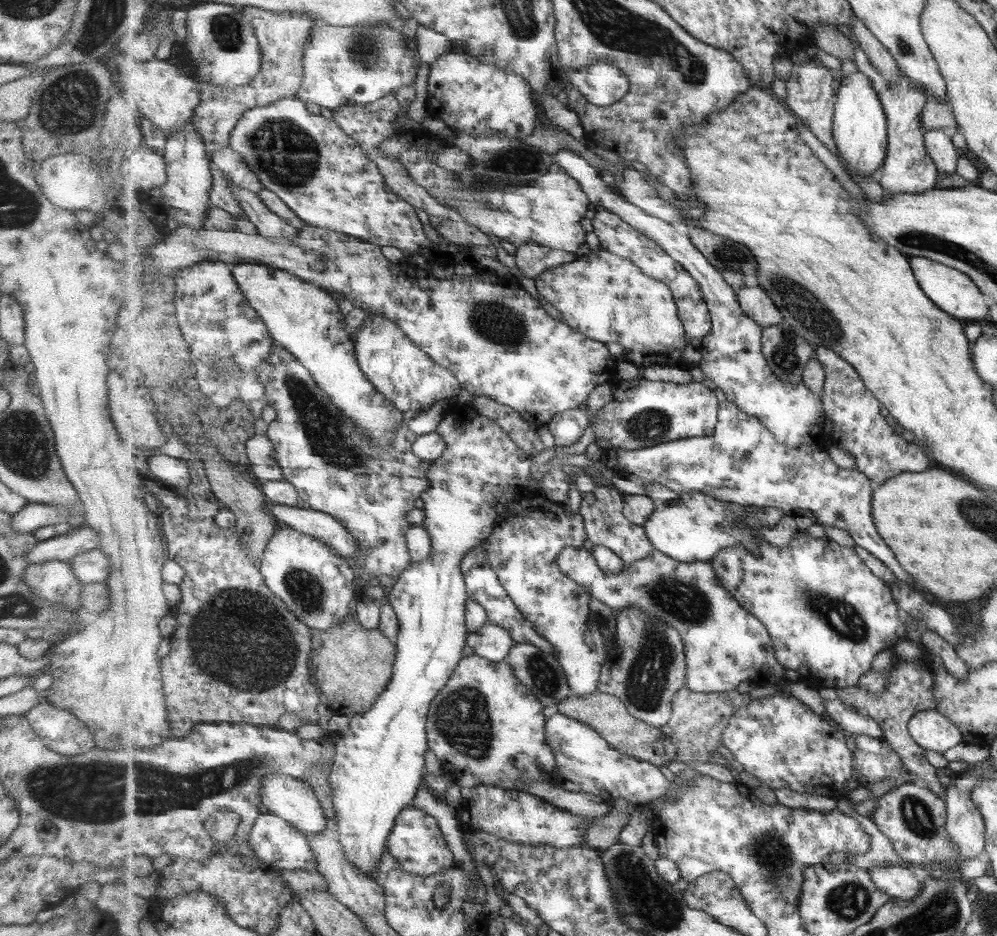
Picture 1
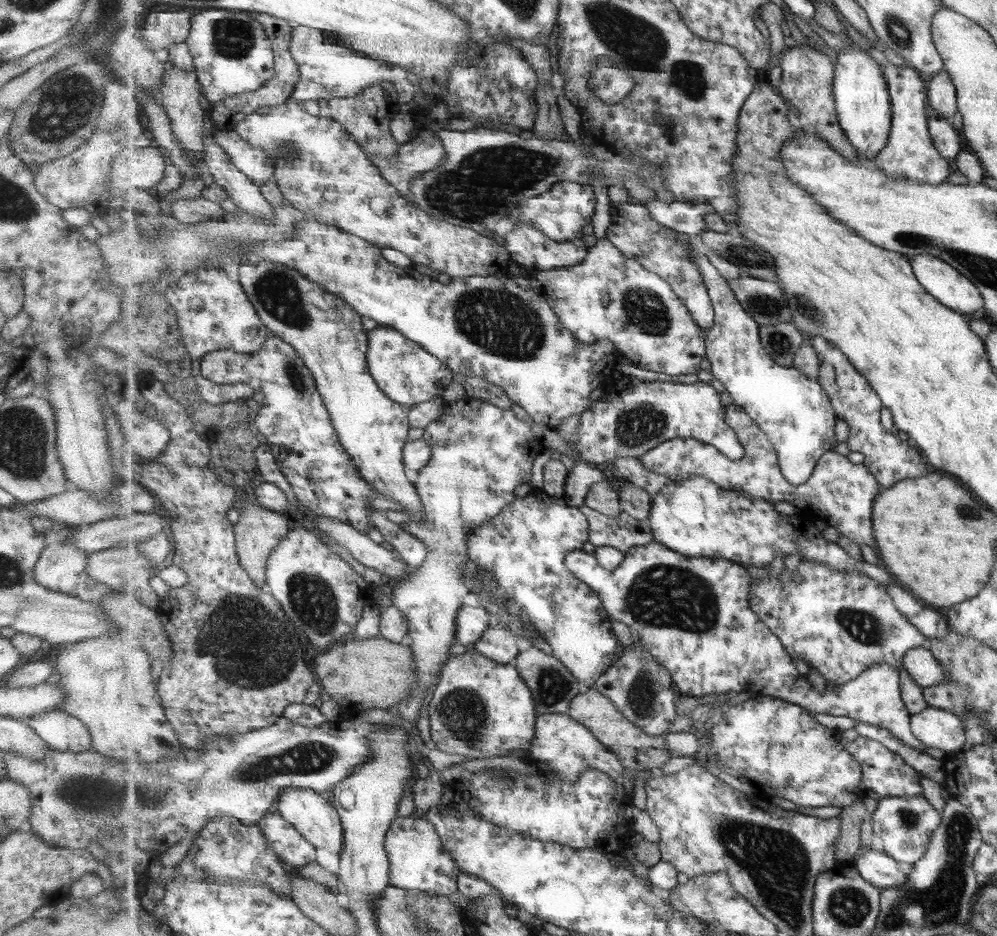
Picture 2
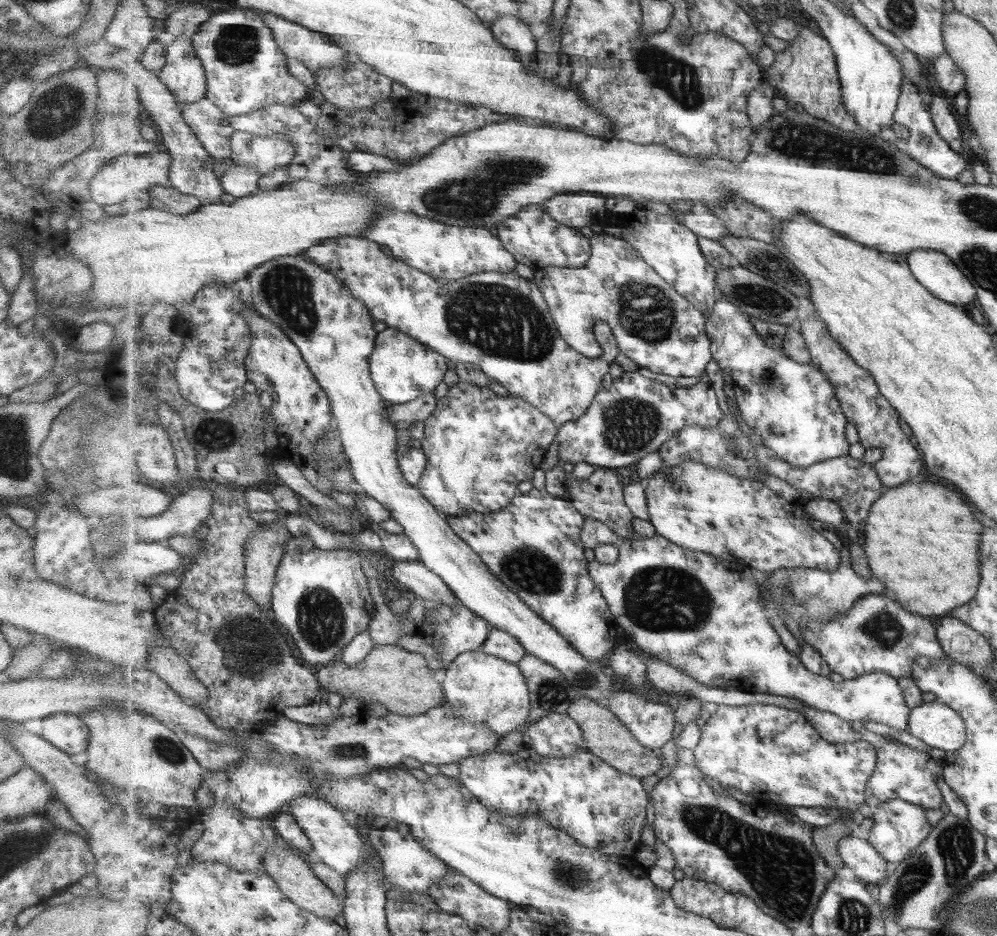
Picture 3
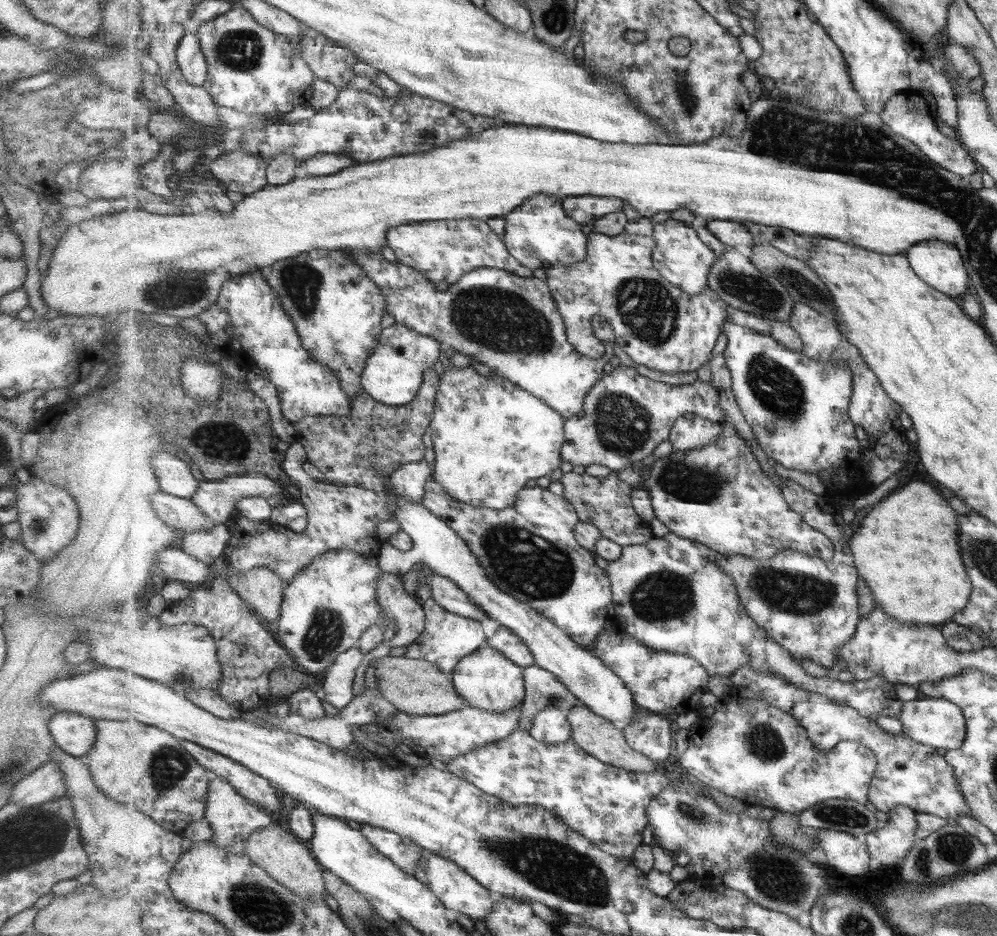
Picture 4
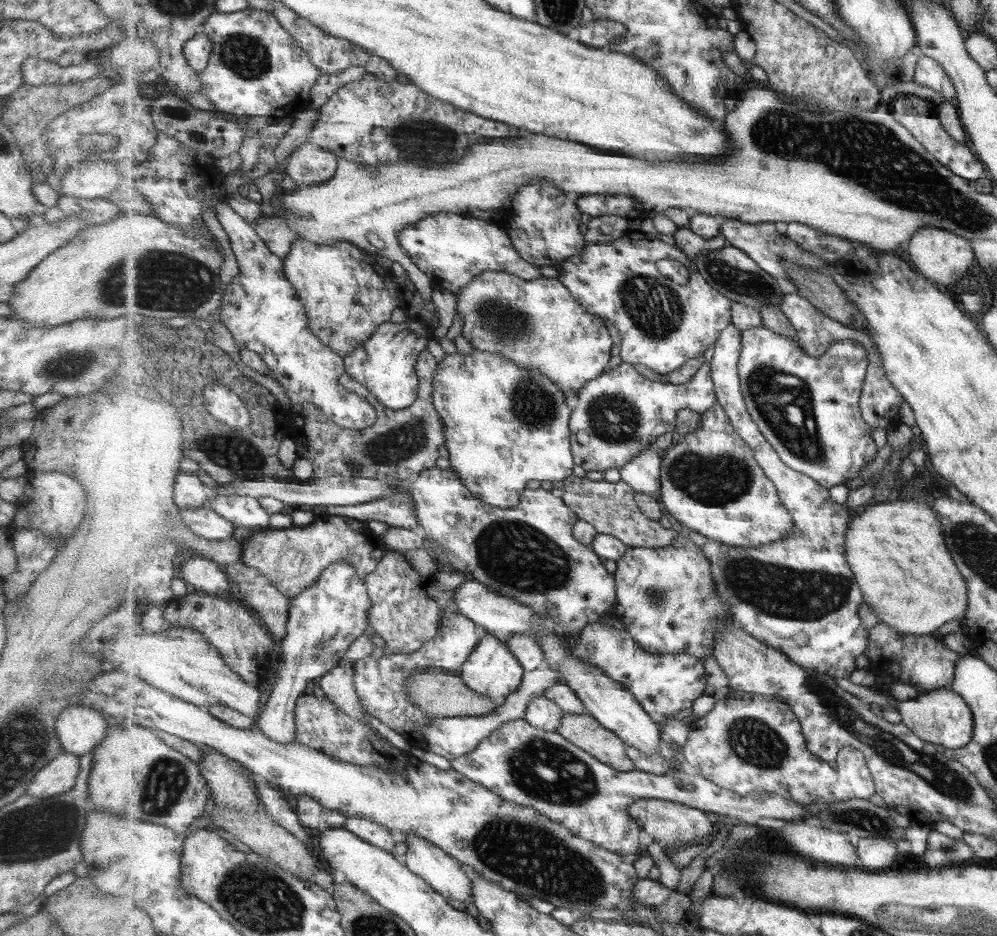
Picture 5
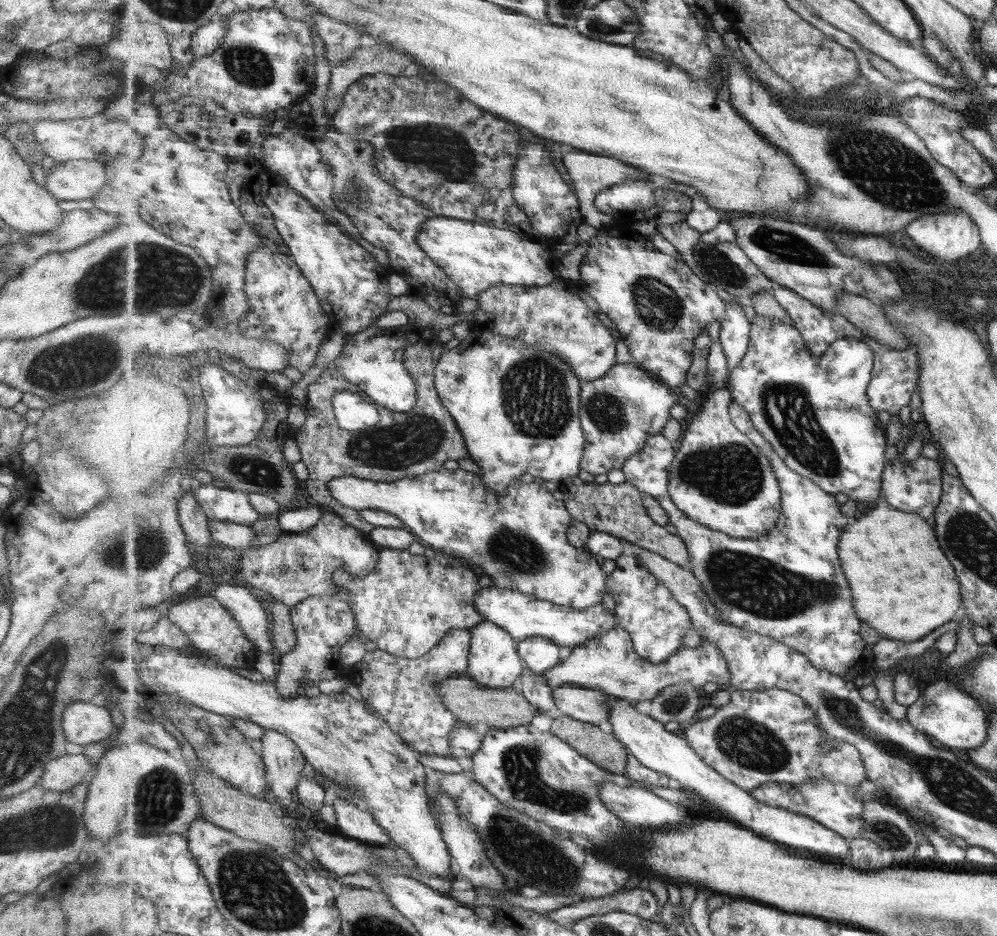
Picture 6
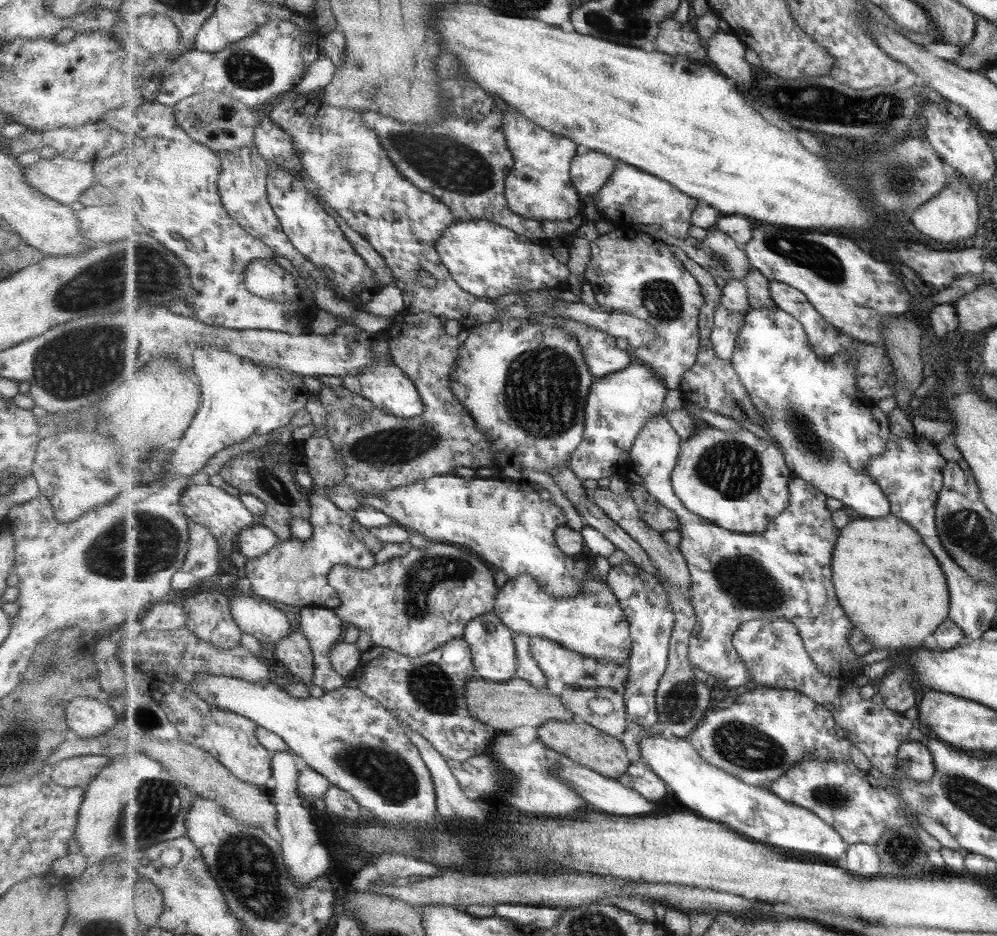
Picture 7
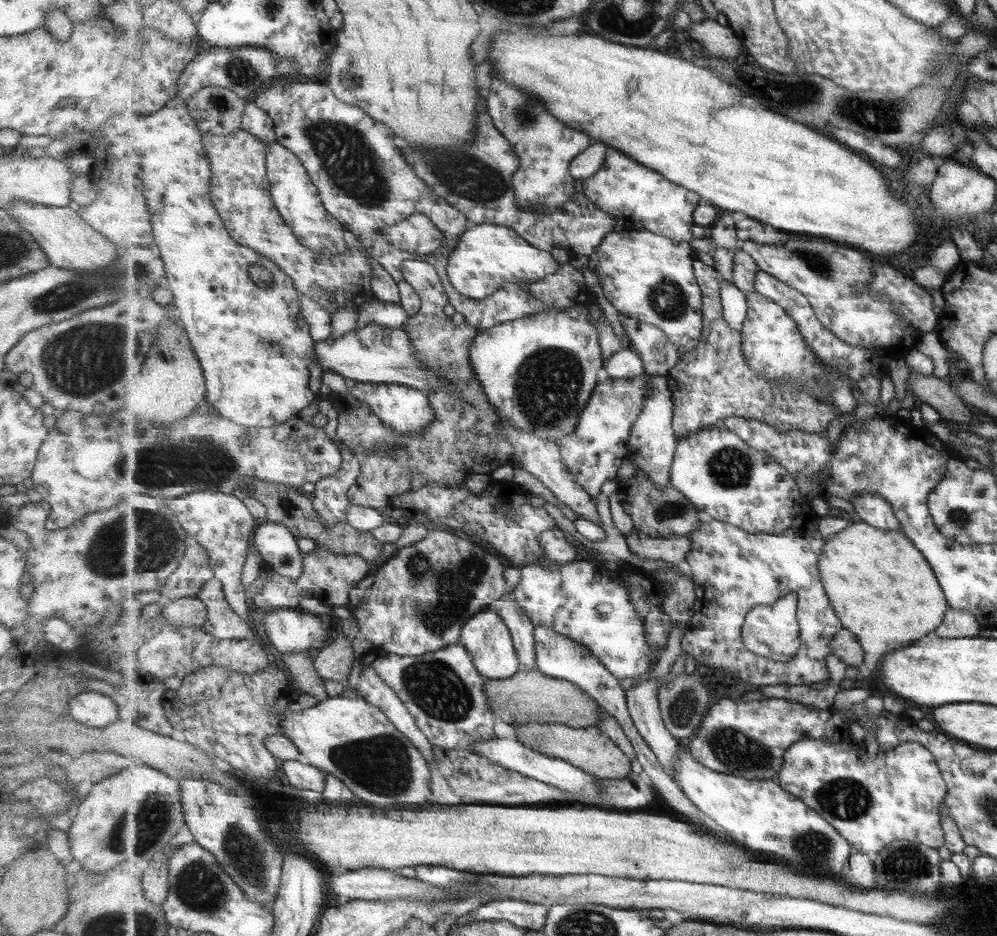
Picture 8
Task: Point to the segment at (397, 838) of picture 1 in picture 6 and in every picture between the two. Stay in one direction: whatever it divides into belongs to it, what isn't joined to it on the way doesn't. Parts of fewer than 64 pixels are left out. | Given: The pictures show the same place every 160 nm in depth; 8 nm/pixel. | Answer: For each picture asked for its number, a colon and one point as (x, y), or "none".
2: (419, 862)
3: (407, 863)
4: (407, 856)
5: (375, 833)
6: (355, 822)

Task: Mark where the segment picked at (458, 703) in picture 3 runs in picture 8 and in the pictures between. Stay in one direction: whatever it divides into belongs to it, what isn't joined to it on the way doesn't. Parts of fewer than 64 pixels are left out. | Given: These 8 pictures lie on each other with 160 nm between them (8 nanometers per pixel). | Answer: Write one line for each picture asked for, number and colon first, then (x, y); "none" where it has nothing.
4: (488, 680)
5: (493, 670)
6: (495, 662)
7: (495, 654)
8: (487, 637)

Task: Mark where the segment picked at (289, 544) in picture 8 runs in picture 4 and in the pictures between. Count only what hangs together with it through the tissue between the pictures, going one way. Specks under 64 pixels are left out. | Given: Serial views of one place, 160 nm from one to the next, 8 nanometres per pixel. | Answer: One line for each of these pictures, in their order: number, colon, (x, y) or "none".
4: (183, 514)
5: (204, 522)
6: (233, 535)
7: (254, 541)

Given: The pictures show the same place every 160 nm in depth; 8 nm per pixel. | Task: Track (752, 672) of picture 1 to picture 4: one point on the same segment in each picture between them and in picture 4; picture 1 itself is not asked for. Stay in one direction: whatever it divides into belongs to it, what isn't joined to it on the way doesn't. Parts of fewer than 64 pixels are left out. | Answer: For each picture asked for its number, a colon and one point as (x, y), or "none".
2: (693, 613)
3: (695, 611)
4: (670, 593)

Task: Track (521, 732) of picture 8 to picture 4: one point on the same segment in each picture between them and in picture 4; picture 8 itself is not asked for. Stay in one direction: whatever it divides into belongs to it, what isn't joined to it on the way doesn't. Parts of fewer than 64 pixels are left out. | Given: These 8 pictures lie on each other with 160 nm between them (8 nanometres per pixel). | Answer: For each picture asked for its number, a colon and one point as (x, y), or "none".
4: (596, 735)
5: (585, 731)
6: (606, 750)
7: (581, 742)

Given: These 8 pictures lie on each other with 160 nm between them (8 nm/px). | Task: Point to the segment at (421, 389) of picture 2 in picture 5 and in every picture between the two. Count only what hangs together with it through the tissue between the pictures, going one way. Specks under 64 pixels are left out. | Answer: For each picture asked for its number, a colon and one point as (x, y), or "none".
3: (403, 369)
4: (394, 373)
5: (385, 364)

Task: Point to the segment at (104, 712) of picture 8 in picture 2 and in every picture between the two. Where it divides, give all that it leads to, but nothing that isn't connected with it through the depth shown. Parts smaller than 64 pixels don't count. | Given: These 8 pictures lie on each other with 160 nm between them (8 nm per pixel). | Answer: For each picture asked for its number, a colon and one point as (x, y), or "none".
2: (59, 732)
3: (67, 733)
4: (74, 734)
5: (78, 729)
6: (82, 723)
7: (86, 717)

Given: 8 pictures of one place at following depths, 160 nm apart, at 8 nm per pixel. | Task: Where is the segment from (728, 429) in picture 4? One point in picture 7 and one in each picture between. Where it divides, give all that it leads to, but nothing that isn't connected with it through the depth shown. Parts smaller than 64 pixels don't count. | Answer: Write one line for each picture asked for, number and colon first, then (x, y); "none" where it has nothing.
5: (712, 483)
6: (720, 477)
7: (741, 482)

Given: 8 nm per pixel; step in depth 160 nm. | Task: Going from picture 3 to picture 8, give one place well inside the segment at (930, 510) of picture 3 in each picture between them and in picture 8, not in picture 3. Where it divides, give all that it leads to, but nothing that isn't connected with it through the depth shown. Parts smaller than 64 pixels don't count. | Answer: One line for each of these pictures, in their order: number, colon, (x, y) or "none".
4: (908, 549)
5: (897, 550)
6: (905, 586)
7: (889, 581)
8: (885, 591)

